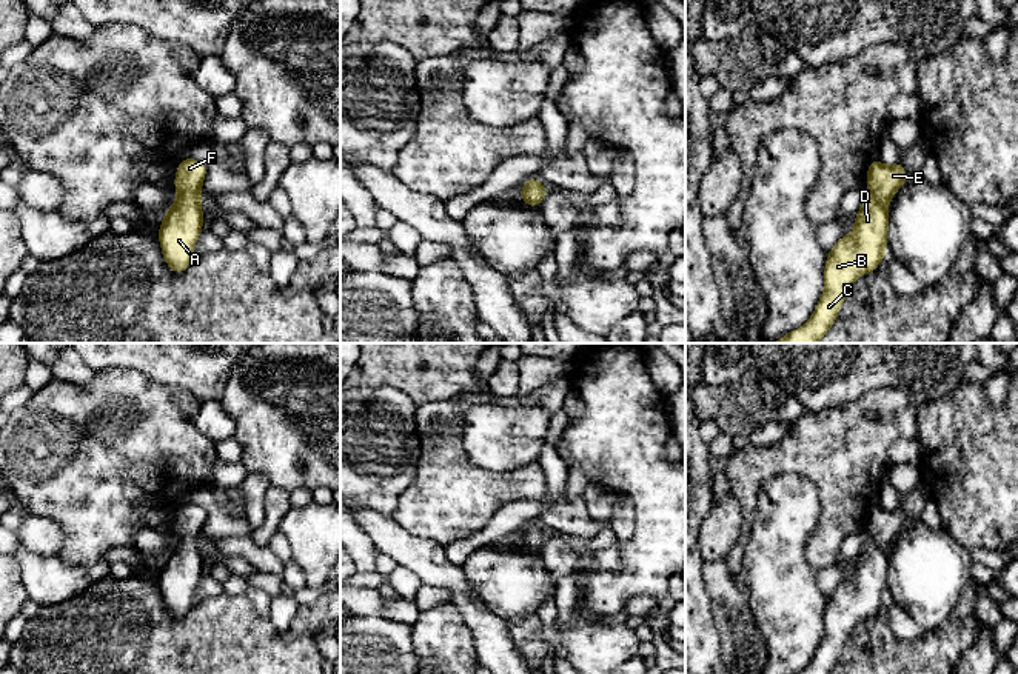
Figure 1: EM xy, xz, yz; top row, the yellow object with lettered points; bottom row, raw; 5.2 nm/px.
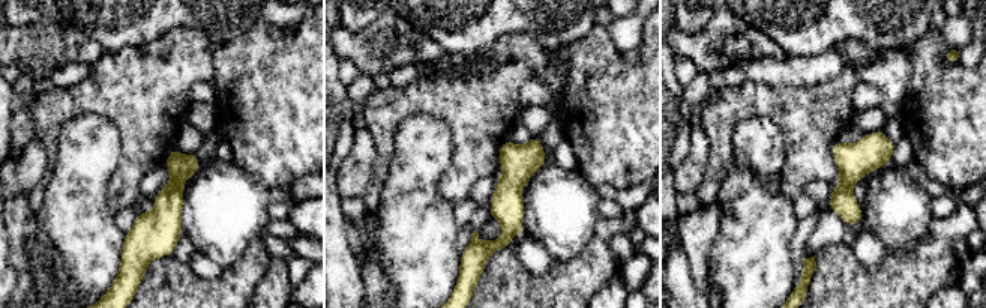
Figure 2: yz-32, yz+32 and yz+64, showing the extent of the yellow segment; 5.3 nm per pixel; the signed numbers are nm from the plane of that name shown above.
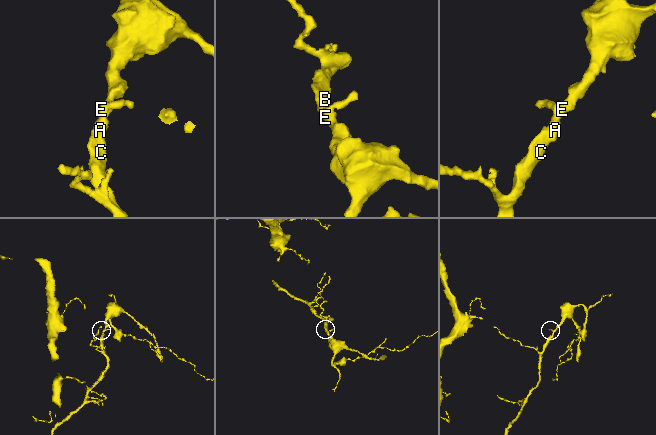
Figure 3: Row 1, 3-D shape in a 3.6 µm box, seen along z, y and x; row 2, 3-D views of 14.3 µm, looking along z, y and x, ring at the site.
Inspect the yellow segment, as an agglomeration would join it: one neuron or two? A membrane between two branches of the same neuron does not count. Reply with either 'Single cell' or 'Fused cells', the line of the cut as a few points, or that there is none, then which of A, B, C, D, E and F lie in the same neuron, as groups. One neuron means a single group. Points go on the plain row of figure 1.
Single cell. No split. Groups: A B C D E F

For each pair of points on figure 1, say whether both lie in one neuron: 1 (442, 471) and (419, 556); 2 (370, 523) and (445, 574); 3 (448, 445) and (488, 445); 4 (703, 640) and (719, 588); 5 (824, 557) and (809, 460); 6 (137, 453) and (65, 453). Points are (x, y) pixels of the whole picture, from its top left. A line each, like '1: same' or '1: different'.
1: different
2: same
3: different
4: different
5: same
6: same

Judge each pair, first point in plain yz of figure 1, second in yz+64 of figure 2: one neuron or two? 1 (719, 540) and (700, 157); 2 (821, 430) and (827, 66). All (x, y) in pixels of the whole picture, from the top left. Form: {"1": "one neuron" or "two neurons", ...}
{"1": "one neuron", "2": "two neurons"}

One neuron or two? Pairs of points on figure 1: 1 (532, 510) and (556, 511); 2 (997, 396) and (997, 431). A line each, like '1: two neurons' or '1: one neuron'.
1: two neurons
2: two neurons

